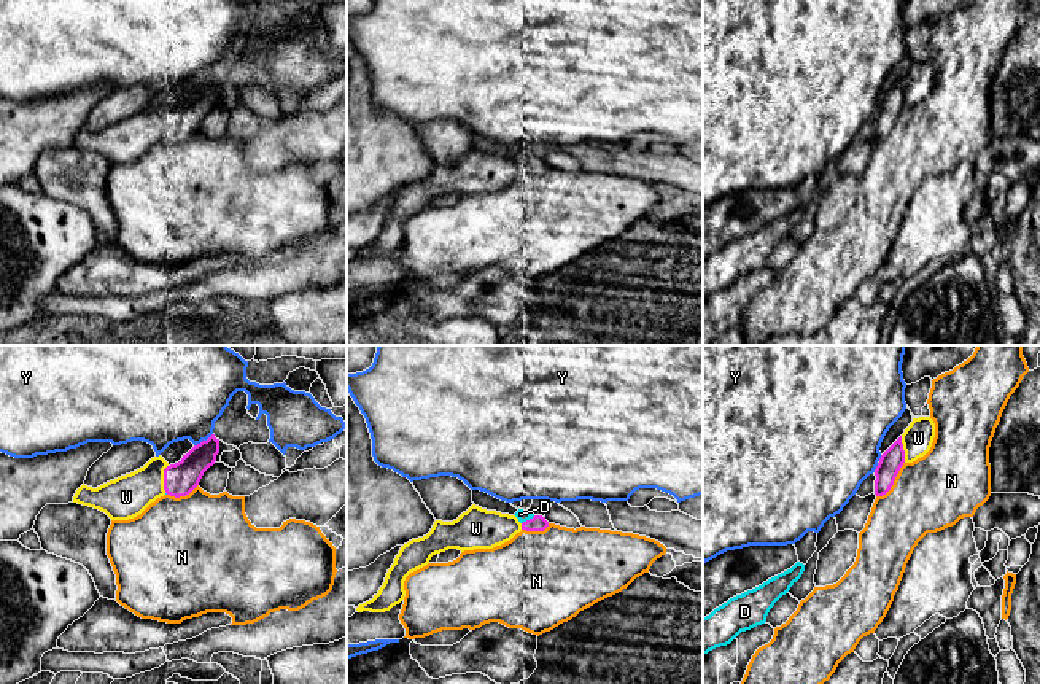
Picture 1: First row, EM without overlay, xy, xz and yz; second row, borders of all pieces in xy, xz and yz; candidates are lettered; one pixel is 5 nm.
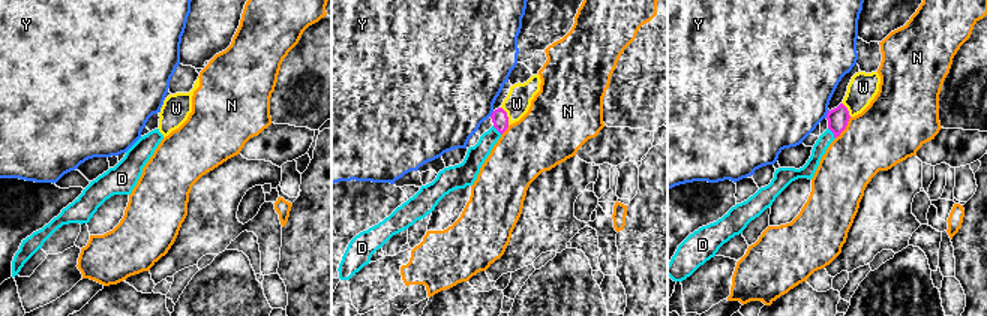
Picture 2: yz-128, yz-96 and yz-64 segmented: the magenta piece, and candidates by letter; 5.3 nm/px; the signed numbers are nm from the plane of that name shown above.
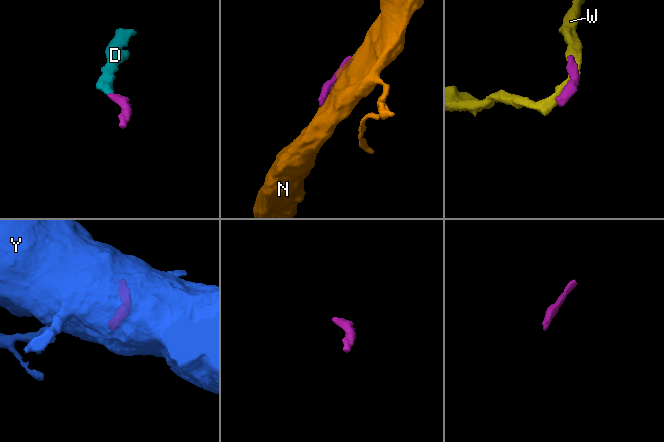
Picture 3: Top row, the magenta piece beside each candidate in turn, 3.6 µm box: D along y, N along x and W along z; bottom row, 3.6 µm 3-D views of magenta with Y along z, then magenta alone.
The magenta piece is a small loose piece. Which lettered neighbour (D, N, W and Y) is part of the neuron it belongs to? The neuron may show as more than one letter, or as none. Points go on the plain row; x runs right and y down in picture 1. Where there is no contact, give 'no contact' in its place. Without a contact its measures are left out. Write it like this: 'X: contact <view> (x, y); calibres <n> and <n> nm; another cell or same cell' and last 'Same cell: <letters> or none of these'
D: contact xz (530, 163); calibres 80 and 60 nm; same cell
N: contact yz (892, 126); calibres 120 and 380 nm; another cell
W: contact xy (164, 123); calibres 170 and 220 nm; another cell
Y: contact xy (202, 85); calibres 170 and 420 nm; another cell
Same cell: D

